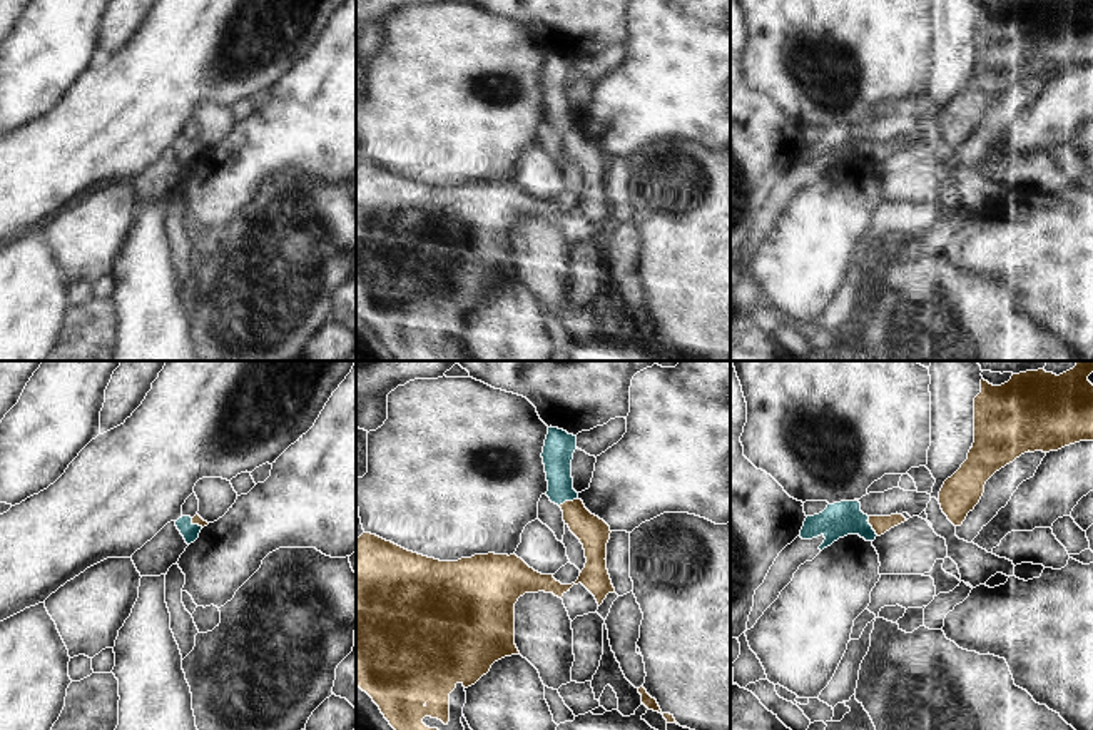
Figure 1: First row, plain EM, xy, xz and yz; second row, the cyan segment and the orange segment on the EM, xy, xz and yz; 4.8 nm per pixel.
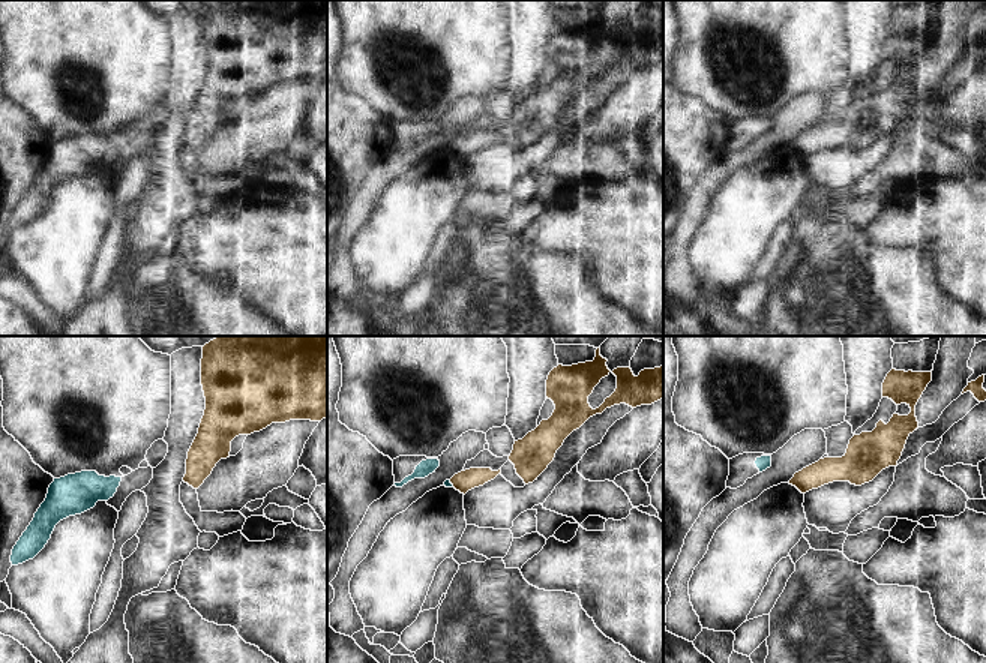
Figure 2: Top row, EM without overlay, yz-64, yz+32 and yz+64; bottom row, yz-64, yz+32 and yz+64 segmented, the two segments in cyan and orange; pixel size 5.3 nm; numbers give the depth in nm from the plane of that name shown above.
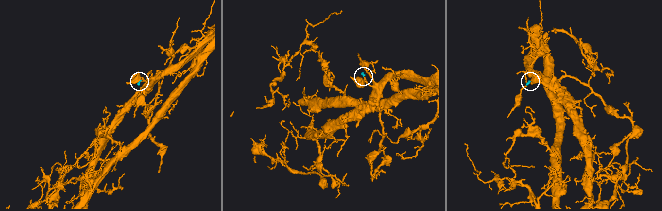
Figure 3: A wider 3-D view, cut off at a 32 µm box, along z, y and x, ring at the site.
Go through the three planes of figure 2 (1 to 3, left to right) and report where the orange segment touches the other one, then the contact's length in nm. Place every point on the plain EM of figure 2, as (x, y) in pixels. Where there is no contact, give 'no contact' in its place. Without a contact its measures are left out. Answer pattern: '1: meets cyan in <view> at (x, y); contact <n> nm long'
1: no contact
2: meets cyan in yz+32 at (450, 147); contact 50 nm long
3: no contact

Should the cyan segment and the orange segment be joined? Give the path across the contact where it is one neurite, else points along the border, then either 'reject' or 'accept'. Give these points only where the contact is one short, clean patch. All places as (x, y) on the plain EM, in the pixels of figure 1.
way yz (838, 146), (851, 146), (871, 152), (879, 149); accept

